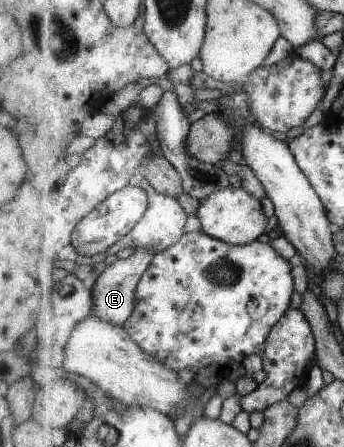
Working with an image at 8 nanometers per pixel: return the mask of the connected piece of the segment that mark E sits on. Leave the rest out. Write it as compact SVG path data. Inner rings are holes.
M136 249L128 258L117 260L107 267L94 281L92 314L113 325L124 326L136 309L136 289L147 268L152 264L154 255L152 249Z

